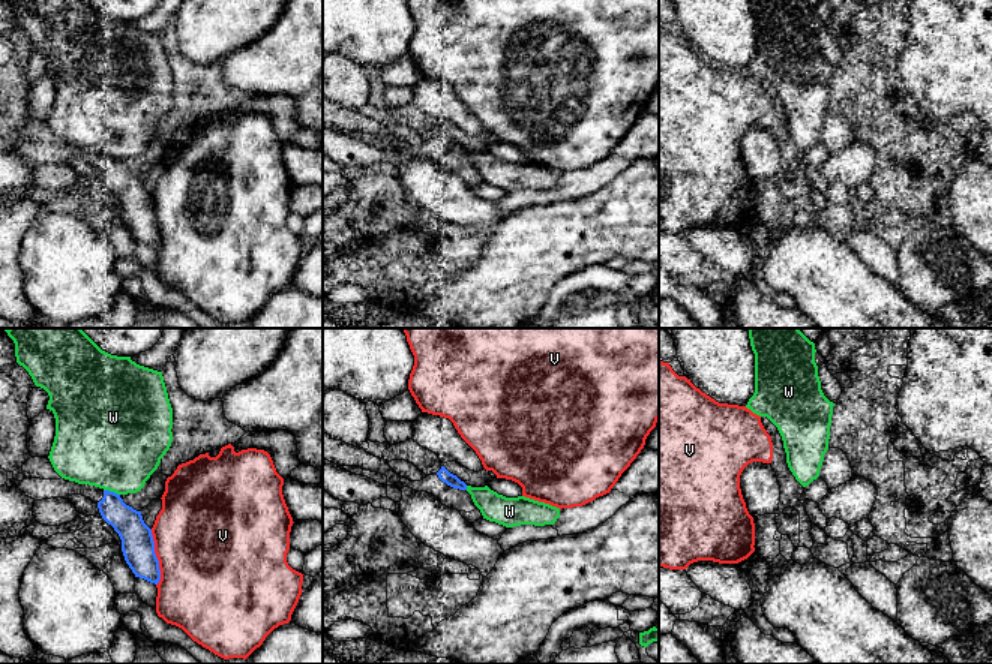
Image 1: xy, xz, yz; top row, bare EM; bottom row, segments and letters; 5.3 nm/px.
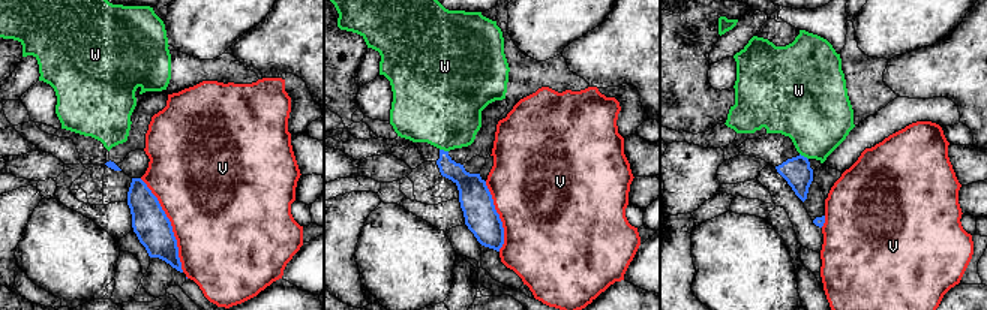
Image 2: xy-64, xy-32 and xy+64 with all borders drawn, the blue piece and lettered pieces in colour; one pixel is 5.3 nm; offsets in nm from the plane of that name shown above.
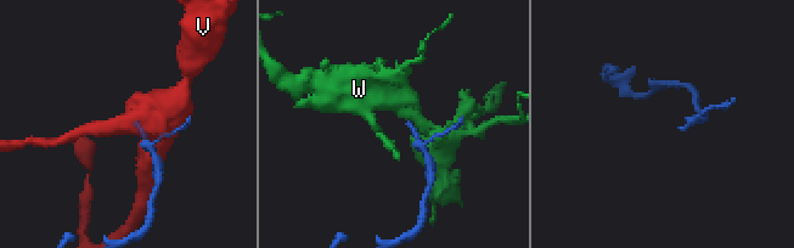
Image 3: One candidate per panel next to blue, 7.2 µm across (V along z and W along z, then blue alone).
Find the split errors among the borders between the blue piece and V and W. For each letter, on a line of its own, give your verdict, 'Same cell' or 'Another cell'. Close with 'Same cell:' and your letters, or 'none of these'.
V: Another cell
W: Another cell
Same cell: none of these

